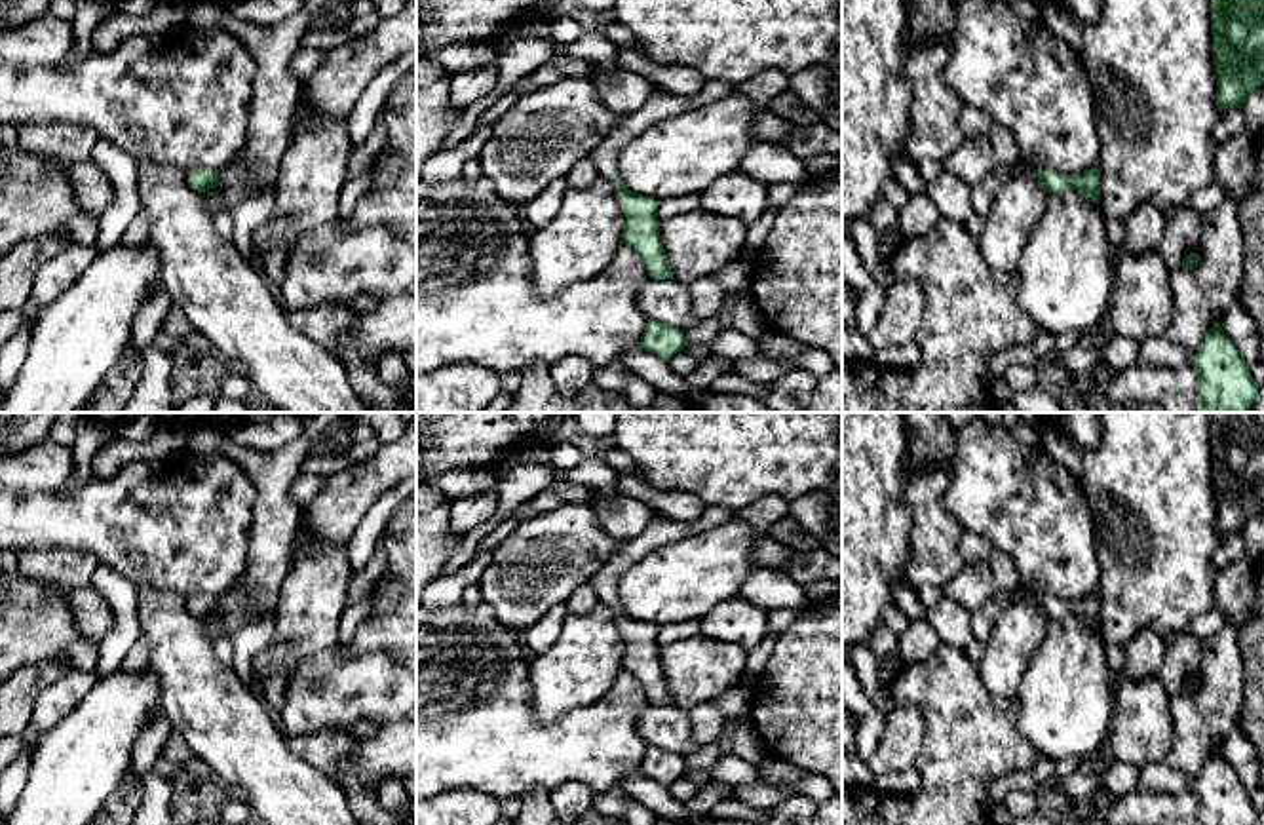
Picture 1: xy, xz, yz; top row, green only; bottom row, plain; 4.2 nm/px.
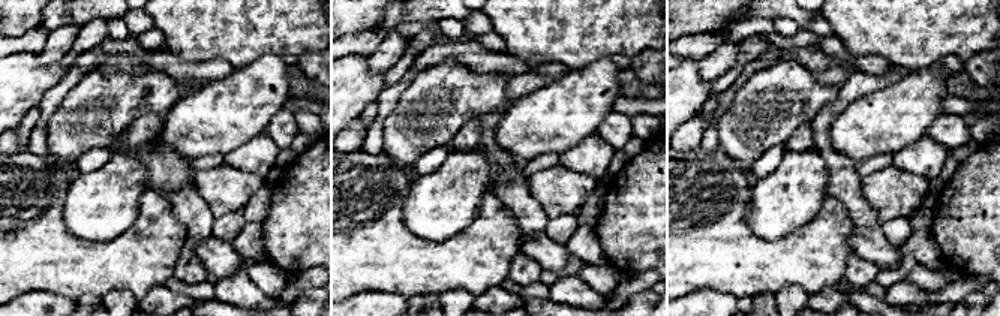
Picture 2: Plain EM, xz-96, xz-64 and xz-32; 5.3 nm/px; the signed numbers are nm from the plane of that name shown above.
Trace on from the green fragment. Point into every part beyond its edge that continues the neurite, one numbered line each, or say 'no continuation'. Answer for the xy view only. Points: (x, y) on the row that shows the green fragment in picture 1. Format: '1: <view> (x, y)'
no continuation

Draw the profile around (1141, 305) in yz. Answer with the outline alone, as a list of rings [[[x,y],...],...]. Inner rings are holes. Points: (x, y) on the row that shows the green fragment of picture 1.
[[[1159,251],[1116,253],[1116,287],[1110,295],[1106,331],[1144,342],[1165,336],[1173,317],[1169,268]]]

